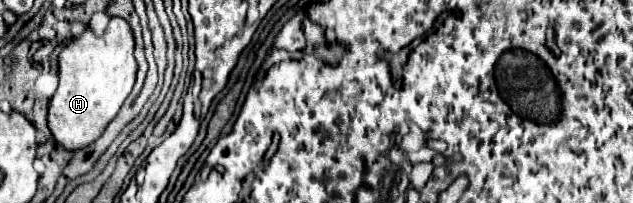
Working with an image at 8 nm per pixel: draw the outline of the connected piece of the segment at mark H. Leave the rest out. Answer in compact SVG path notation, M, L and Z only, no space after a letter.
M112 16L104 34L100 34L100 36L92 28L86 28L82 36L72 38L62 48L58 64L60 64L60 70L58 70L60 86L48 106L48 128L58 146L80 150L80 148L86 148L88 144L92 144L104 132L104 128L118 114L120 106L124 104L124 100L128 98L128 94L132 92L132 86L136 82L138 64L134 58L134 34L132 34L130 24L124 18Z

